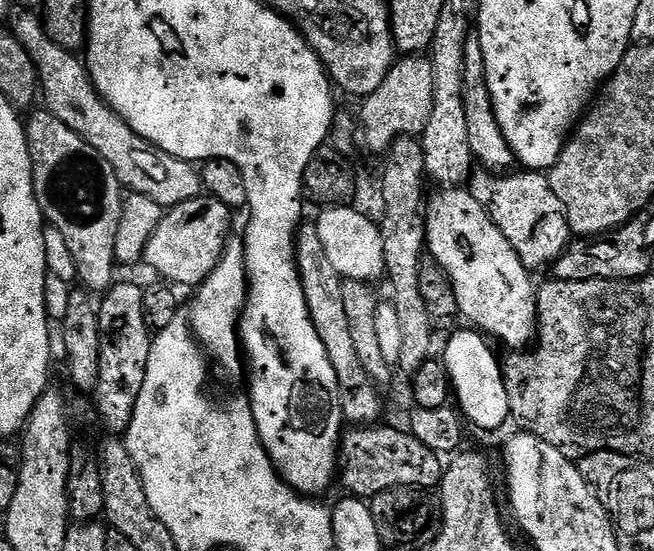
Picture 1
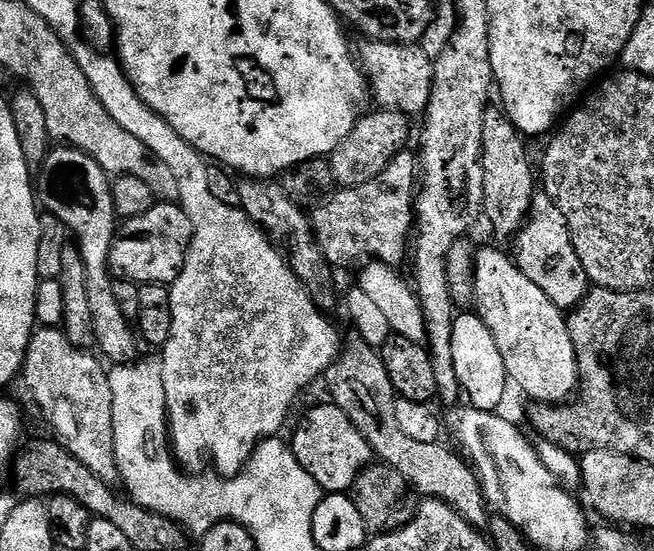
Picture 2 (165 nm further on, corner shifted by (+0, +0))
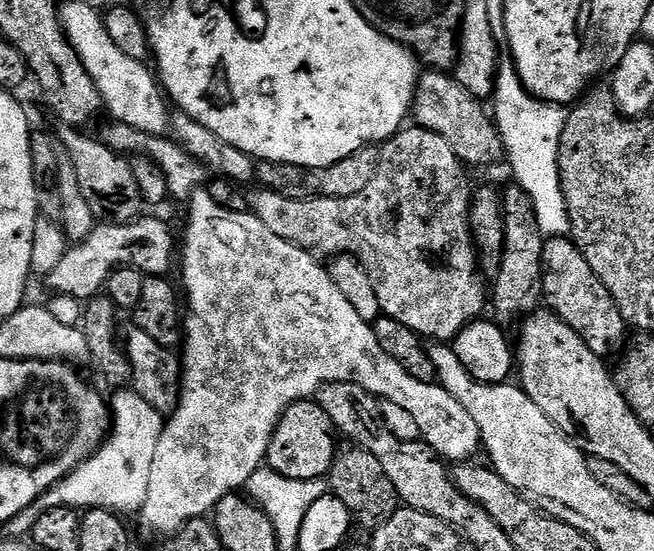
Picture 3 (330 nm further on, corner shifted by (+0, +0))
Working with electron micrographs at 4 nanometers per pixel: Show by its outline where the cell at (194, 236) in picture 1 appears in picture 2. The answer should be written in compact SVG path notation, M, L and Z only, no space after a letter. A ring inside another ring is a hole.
M156 202L146 214L125 220L119 225L116 237L110 246L108 267L113 277L121 280L133 280L135 284L167 284L169 286L178 278L188 253L188 243L192 241L190 218L176 202Z

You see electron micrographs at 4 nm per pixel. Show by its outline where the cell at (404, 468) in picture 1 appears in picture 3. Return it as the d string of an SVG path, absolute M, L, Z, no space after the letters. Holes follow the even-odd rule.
M311 399L299 400L281 413L280 420L273 427L266 455L267 467L287 480L307 482L327 477L338 455L335 439L332 422L320 405Z

